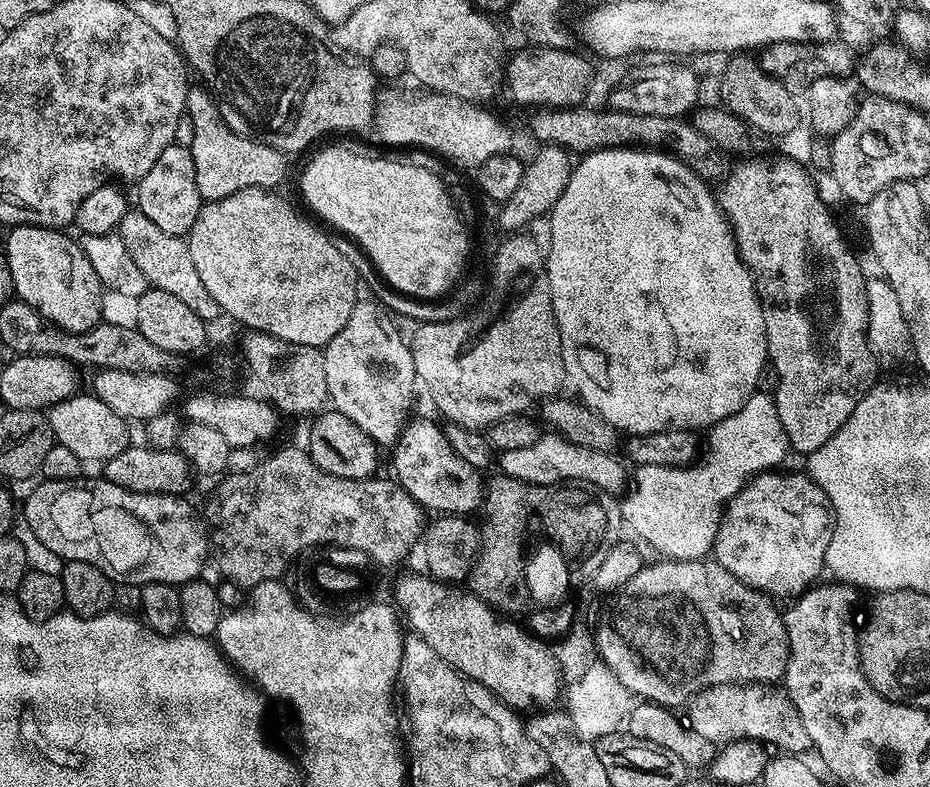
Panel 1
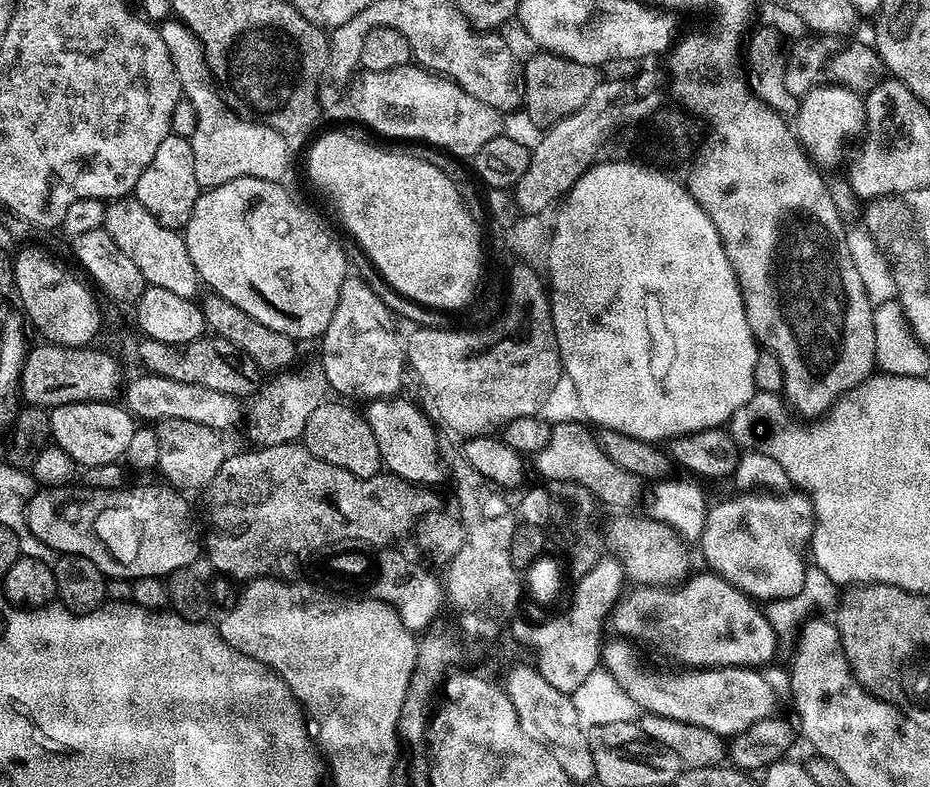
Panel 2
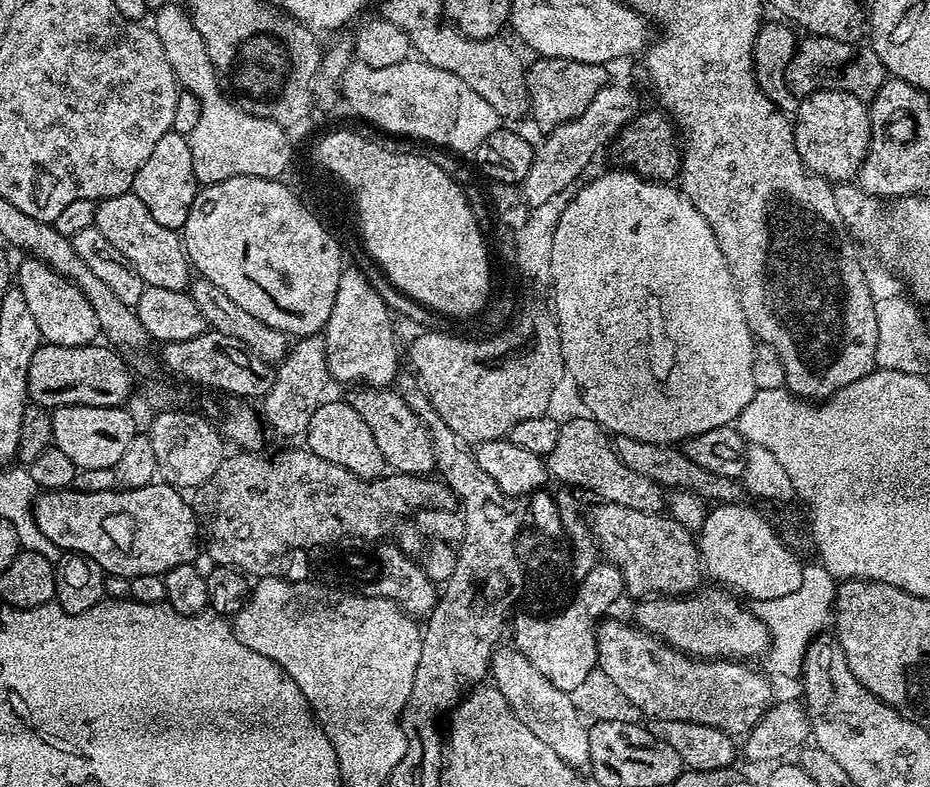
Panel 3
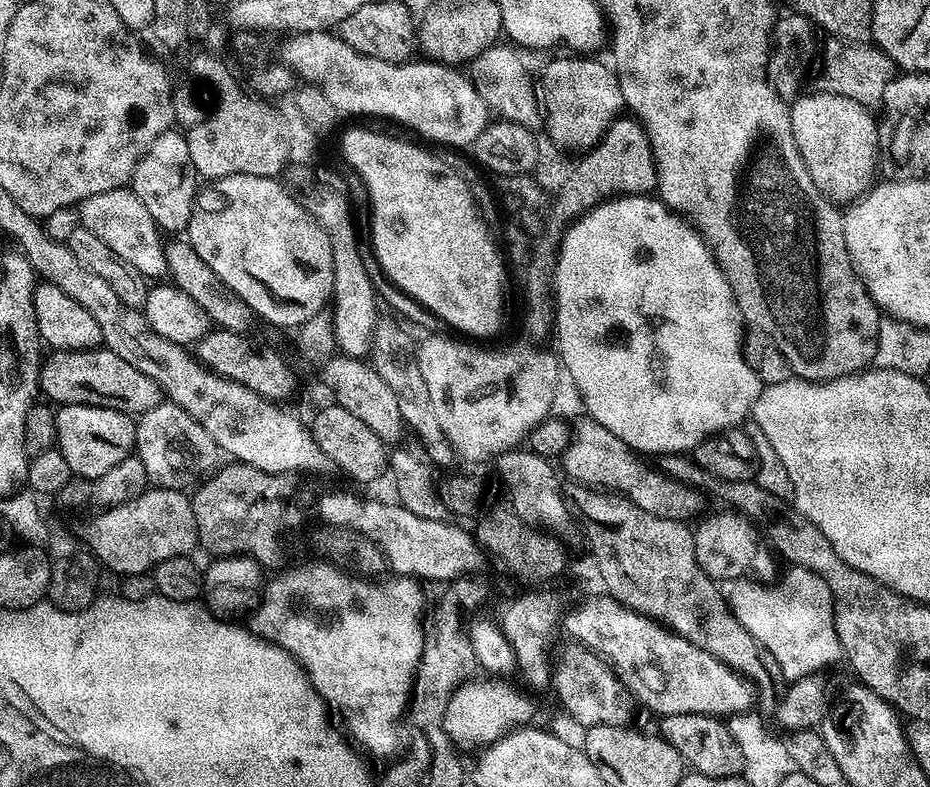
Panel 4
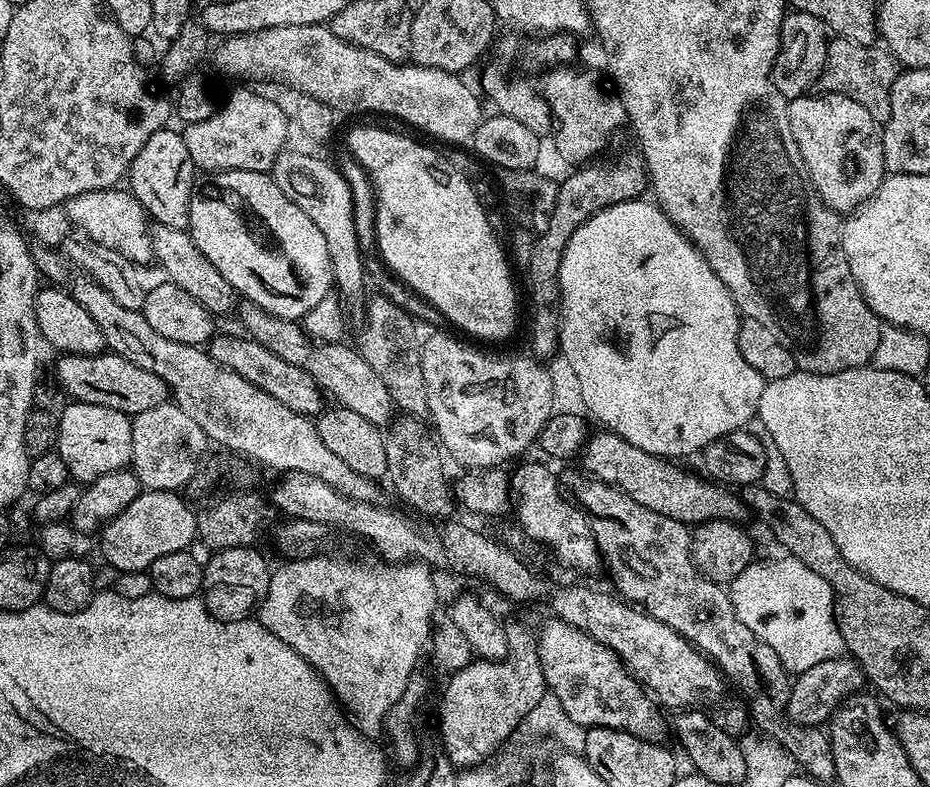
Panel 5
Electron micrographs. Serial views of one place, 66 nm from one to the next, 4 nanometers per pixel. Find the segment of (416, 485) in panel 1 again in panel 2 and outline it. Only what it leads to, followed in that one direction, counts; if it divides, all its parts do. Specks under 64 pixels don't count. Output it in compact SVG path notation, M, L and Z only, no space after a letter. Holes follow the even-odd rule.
M401 398L373 401L367 408L366 419L378 442L380 463L391 475L411 484L436 486L446 478L446 460L440 457L440 440L436 437L433 417L416 404Z

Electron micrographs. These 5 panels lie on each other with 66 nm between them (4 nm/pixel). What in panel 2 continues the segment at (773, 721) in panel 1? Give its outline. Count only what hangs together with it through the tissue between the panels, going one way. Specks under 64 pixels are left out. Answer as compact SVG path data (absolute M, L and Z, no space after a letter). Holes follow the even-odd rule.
M620 644L603 645L603 667L644 712L702 726L725 738L734 737L750 726L769 719L775 713L772 711L776 708L776 692L772 689L771 682L763 676L763 671L754 668L692 670L674 677L671 684L670 681L659 680L656 676L643 676L636 669L631 654L623 648L625 645Z

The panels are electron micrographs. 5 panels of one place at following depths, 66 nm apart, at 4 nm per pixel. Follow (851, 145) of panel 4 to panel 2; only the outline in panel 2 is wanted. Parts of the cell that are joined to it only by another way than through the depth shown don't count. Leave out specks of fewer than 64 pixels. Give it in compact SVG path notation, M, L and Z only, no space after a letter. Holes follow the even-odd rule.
M819 84L799 97L799 101L800 109L794 113L794 132L804 151L817 165L838 163L848 136L859 137L865 129L864 96L837 84Z

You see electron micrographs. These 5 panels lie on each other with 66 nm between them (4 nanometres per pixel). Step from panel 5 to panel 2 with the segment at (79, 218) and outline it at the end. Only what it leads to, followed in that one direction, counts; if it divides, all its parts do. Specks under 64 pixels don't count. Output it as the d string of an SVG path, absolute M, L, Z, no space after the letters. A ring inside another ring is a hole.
M121 198L111 201L104 211L104 226L114 238L114 243L142 270L145 285L174 290L181 298L196 300L201 295L202 281L198 270L194 270L194 262L190 262L190 250L186 250L183 235L175 228L162 226L146 206L142 206L135 198Z

